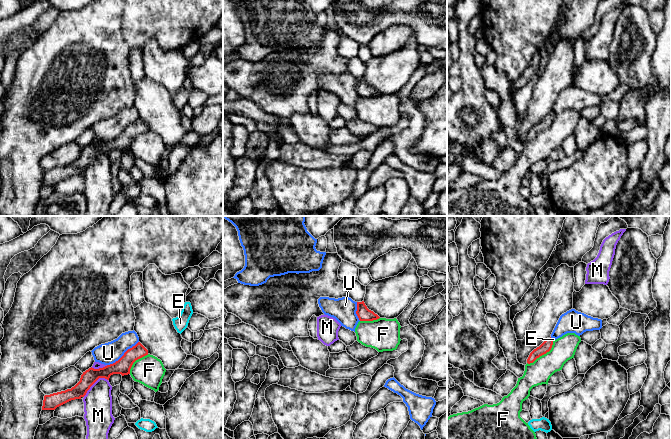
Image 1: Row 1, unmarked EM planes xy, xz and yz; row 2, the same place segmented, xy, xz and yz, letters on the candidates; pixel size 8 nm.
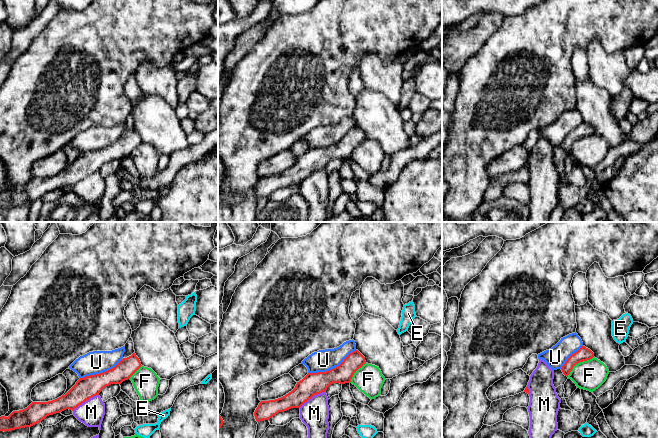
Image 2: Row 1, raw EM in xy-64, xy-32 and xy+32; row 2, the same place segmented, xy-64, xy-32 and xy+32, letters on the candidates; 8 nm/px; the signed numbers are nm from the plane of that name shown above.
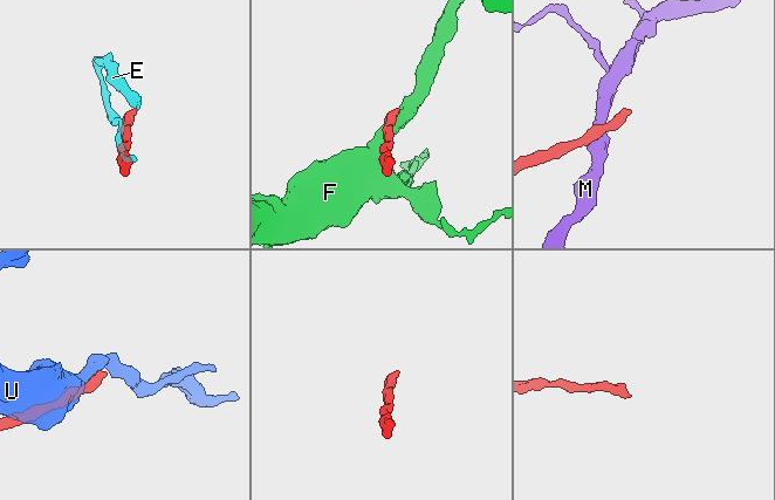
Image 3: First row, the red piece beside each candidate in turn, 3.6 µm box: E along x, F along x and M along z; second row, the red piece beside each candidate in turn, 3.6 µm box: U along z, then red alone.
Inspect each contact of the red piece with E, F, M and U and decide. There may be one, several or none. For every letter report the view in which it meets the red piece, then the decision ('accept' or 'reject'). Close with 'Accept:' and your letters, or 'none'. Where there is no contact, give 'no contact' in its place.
E: meets red in yz; accept
F: meets red in yz; reject
M: meets red in xy; reject
U: meets red in xy; reject
Accept: E

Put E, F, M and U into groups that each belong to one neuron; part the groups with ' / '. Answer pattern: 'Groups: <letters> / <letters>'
Groups: E / F / M / U

